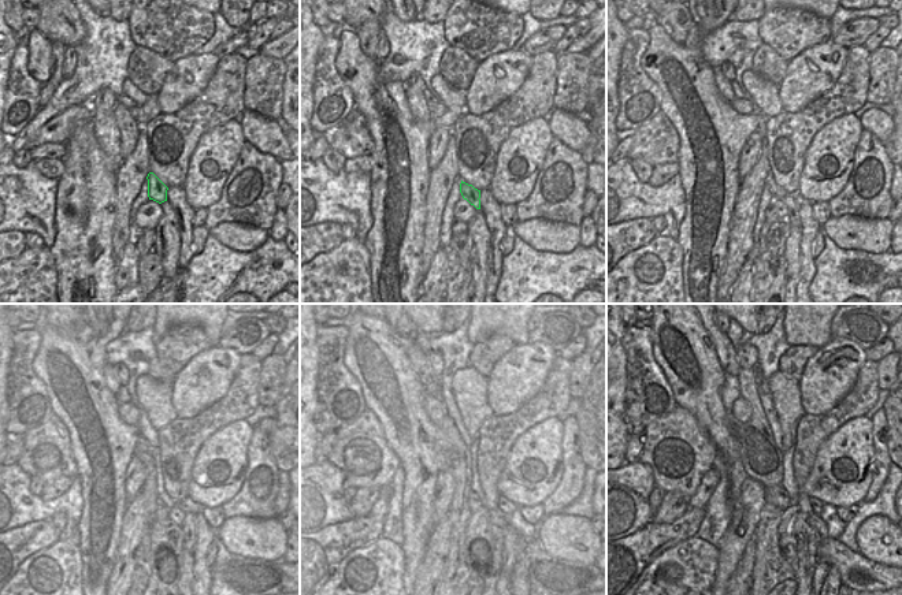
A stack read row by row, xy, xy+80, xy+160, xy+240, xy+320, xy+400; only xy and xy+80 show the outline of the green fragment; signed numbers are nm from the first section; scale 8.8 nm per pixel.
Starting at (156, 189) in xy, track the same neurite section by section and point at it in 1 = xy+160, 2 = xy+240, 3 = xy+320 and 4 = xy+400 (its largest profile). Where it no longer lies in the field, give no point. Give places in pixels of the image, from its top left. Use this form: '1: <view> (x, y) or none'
1: xy+160 (793, 218)
2: xy+240 (189, 525)
3: xy+320 (513, 547)
4: xy+400 (821, 568)

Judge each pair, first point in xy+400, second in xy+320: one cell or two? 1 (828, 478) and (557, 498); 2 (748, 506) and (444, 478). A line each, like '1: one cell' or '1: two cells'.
1: two cells
2: one cell

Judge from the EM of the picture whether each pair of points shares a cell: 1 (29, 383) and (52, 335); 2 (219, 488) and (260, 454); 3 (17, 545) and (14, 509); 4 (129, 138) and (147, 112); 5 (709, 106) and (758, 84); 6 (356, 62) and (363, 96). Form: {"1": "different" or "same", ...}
{"1": "different", "2": "different", "3": "different", "4": "different", "5": "different", "6": "same"}

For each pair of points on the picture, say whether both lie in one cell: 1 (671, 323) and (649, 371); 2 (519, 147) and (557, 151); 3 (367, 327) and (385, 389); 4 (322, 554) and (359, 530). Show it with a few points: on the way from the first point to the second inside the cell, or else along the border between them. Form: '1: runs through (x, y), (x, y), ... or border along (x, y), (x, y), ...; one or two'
1: border along (650, 327), (650, 352), (669, 387); two
2: border along (553, 138), (548, 148), (545, 163), (535, 179); two
3: runs through (372, 342), (374, 353), (385, 374); one
4: runs through (331, 547), (340, 539), (349, 535); one

